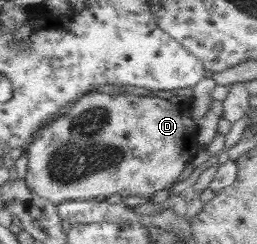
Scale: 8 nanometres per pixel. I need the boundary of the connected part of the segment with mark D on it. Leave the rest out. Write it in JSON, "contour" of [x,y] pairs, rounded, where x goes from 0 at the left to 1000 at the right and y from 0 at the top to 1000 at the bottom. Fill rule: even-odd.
{"contour":[[[358,373],[300,410],[249,471],[171,520],[109,602],[101,758],[214,840],[261,820],[409,824],[436,795],[564,807],[689,754],[716,697],[778,615],[774,504],[747,484],[739,434],[669,422],[615,393],[510,381],[412,385]]]}

